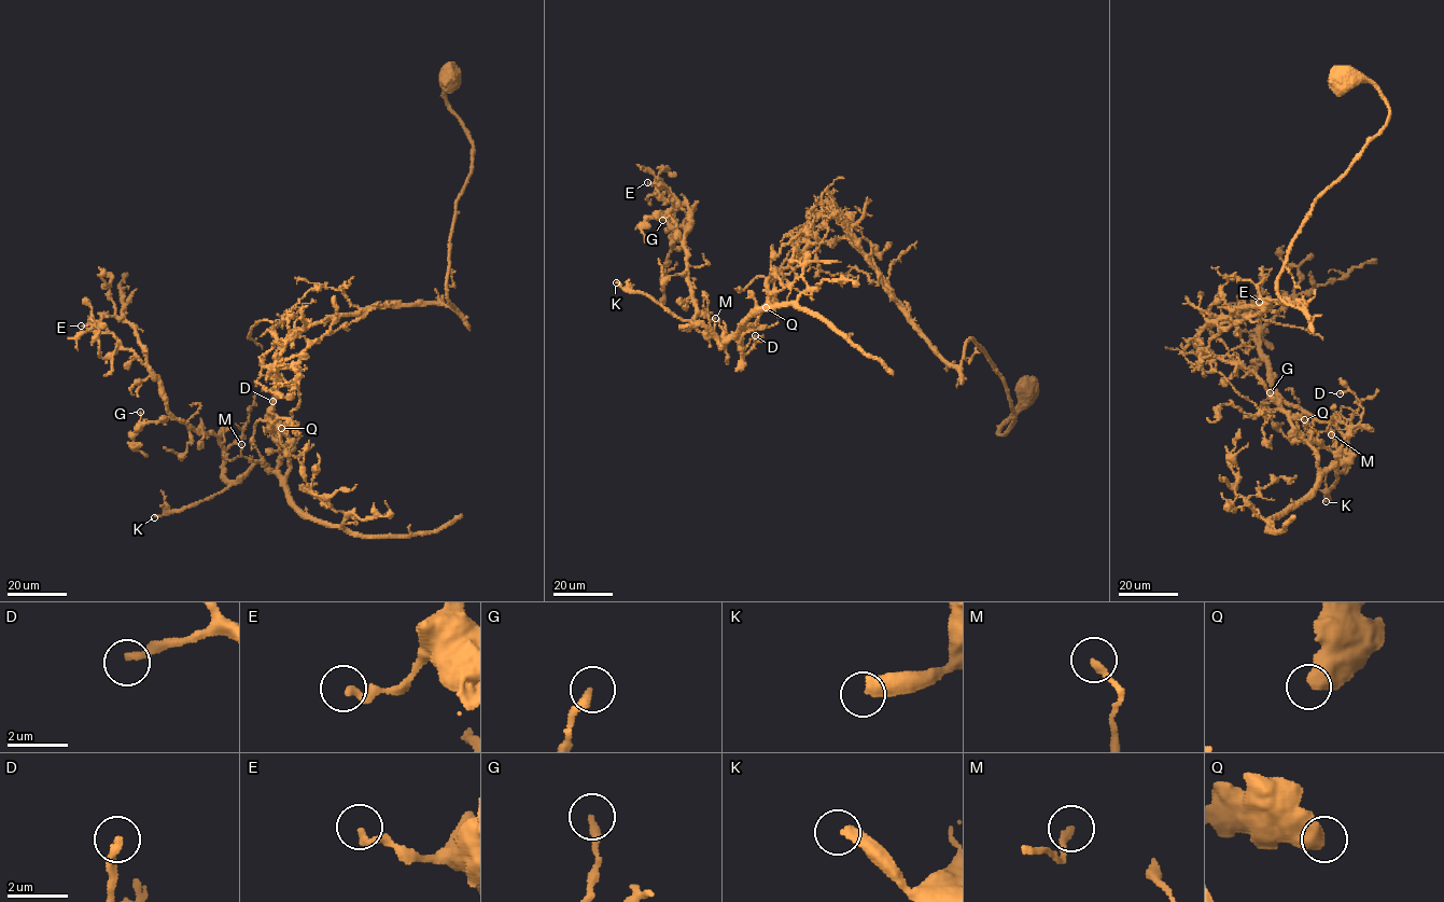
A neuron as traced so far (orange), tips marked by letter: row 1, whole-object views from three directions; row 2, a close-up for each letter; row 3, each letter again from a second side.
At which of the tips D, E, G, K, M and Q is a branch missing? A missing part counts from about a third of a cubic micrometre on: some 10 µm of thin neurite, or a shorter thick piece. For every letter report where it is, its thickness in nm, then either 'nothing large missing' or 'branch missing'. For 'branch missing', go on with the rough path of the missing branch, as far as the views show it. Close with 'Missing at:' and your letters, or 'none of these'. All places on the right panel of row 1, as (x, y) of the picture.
D: place (1340, 393); calibre 240 nm; nothing large missing
E: place (1259, 302); calibre 280 nm; nothing large missing
G: place (1270, 392); calibre 280 nm; nothing large missing
K: place (1326, 501); calibre 440 nm; branch missing
M: place (1331, 434); calibre 220 nm; nothing large missing
Q: place (1304, 419); calibre 650 nm; nothing large missing
Missing at: K

